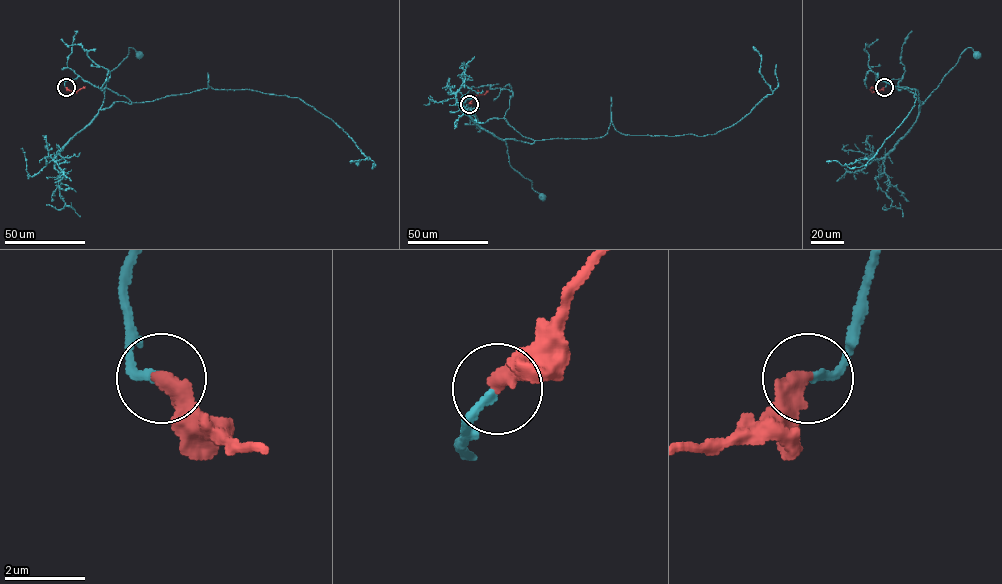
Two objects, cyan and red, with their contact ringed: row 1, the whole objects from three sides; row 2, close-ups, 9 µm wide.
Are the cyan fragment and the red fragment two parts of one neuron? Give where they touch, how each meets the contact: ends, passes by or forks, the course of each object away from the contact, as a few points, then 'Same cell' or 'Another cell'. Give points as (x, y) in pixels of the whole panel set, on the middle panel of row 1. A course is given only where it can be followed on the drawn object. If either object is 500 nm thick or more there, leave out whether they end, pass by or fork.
Place: (469, 104). At the ring cyan ends. At the ring red ends. Course of cyan: (469, 104), (478, 121), (503, 118), (534, 141), (503, 140), (509, 165), (530, 180), (542, 197). Course of red: (469, 104), (477, 95), (488, 91). Same cell

